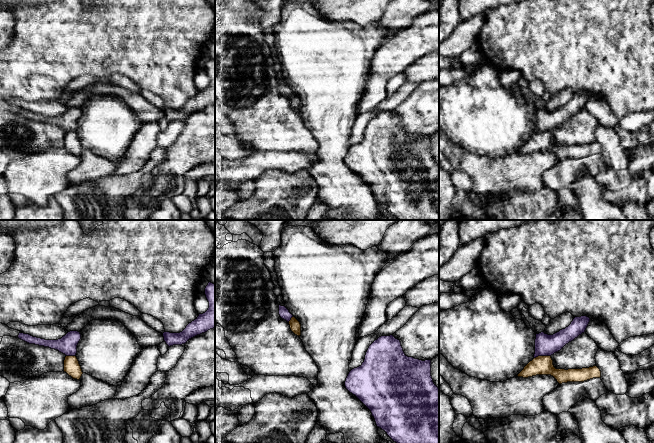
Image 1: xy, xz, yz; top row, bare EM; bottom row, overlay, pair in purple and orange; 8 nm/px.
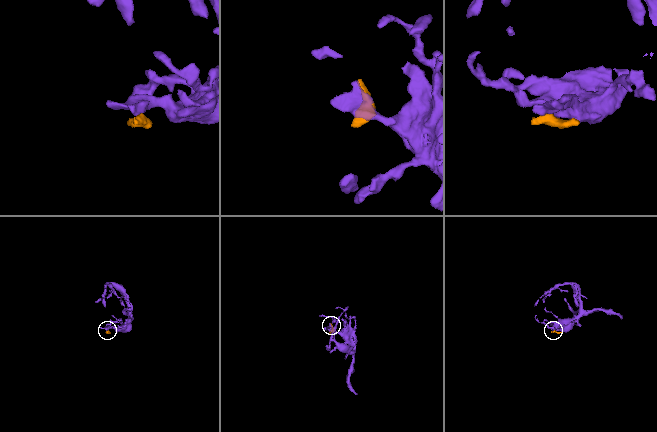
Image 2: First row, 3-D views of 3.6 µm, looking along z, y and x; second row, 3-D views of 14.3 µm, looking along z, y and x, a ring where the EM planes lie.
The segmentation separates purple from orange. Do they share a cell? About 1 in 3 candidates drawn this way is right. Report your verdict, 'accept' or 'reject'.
reject

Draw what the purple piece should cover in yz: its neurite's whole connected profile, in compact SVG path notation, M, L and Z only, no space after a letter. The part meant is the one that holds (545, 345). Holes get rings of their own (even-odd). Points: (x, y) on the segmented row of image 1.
M587 316L575 317L568 327L553 335L544 332L536 334L534 358L551 356L560 351L566 344L584 333L589 322L590 318Z

